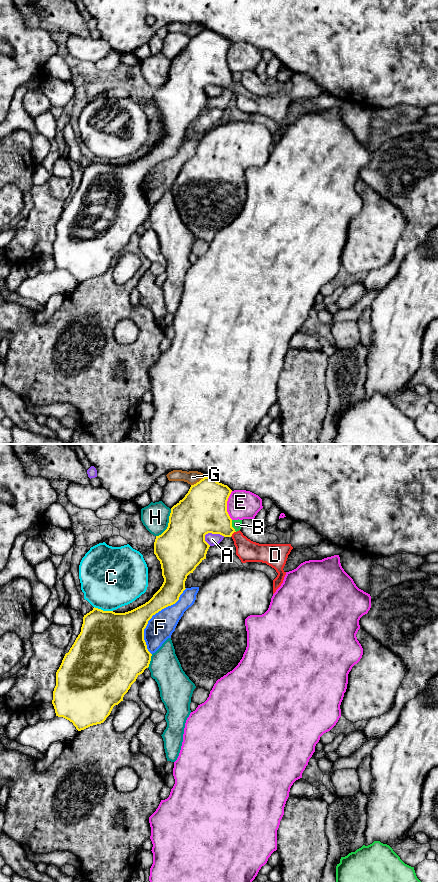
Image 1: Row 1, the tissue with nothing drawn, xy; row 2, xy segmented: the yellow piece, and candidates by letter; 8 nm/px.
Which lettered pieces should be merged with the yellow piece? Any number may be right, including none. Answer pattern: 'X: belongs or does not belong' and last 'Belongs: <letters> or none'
A: does not belong
B: does not belong
C: does not belong
D: belongs
E: does not belong
F: does not belong
G: does not belong
H: does not belong
Belongs: D

